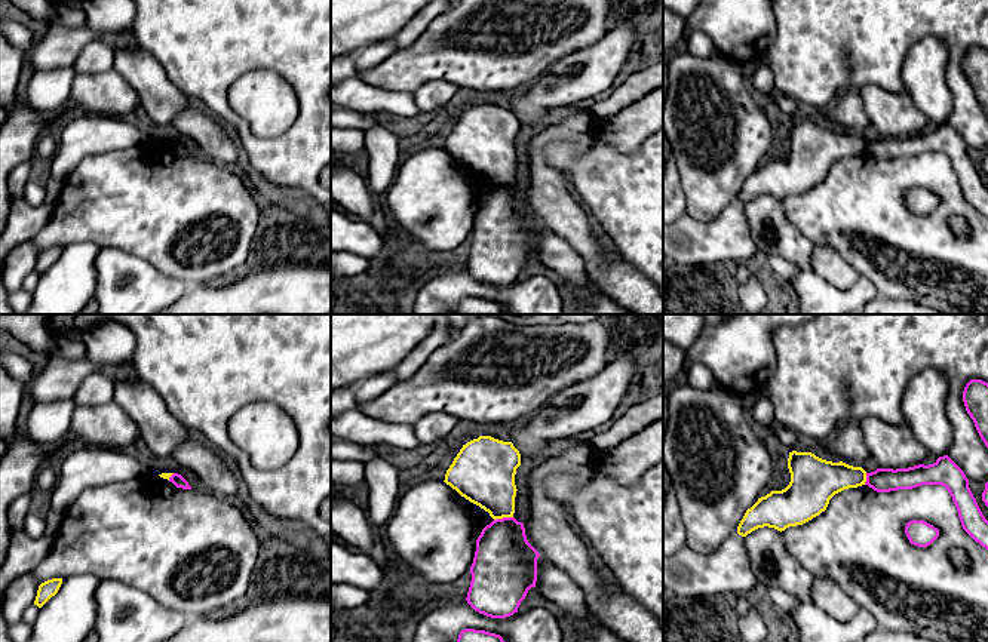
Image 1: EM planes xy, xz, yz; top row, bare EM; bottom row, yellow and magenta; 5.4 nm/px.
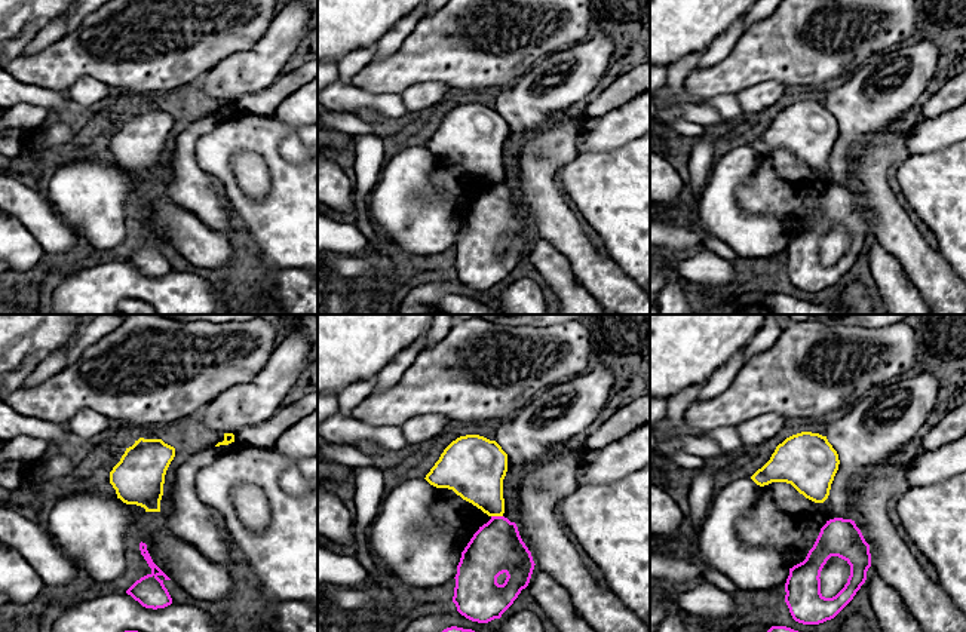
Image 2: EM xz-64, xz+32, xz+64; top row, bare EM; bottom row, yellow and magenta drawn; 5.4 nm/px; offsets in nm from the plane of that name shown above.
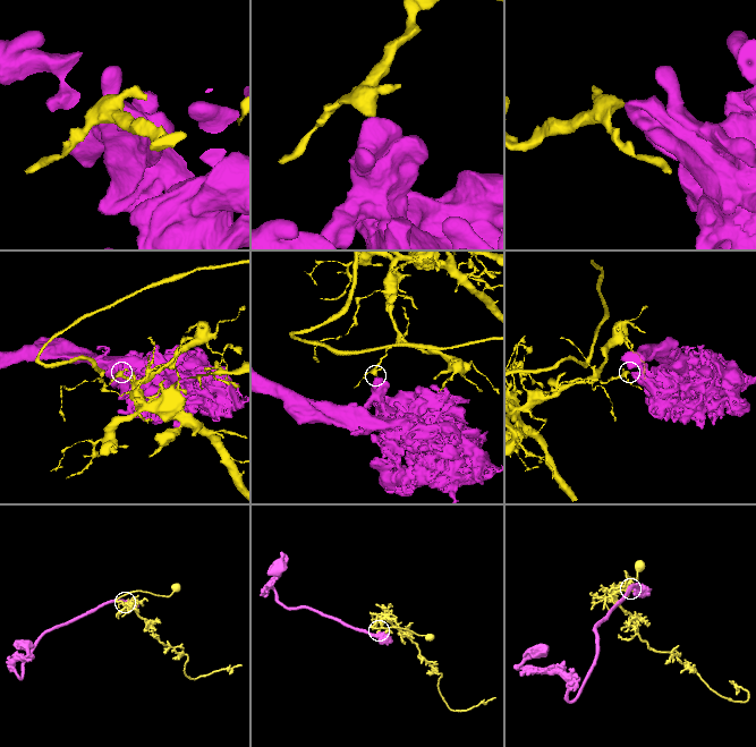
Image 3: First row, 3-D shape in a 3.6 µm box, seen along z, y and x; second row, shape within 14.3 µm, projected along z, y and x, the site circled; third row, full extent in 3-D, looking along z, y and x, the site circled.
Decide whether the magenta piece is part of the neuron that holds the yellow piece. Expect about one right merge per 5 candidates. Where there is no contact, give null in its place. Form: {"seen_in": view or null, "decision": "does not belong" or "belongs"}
{"seen_in": "xz", "decision": "does not belong"}

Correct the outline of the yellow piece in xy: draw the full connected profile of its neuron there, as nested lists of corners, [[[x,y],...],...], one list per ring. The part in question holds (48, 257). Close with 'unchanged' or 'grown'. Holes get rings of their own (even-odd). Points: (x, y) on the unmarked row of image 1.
[[[52,246],[39,254],[34,273],[42,276],[52,264],[55,264],[62,252],[62,246]]] | unchanged

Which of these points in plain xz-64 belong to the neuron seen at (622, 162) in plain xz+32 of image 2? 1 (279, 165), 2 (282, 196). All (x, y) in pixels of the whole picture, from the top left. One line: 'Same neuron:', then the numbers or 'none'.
Same neuron: 1, 2

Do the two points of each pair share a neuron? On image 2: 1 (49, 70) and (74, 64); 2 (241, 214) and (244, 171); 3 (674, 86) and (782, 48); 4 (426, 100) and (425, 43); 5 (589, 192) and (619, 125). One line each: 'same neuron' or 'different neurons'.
1: same neuron
2: different neurons
3: different neurons
4: different neurons
5: different neurons

